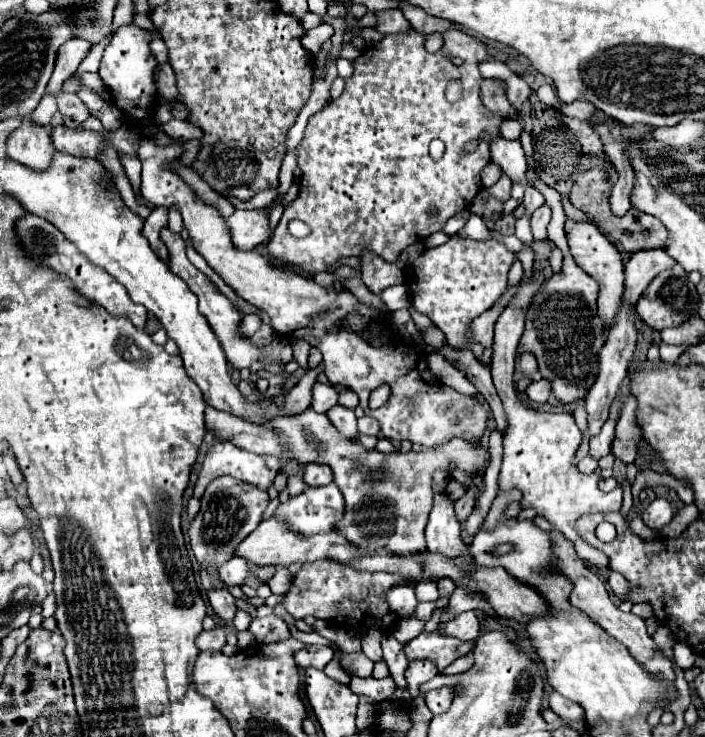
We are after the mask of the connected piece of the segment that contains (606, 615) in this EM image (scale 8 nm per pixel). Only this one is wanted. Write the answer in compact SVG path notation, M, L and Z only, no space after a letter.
M551 532L551 540L553 540L553 552L559 556L559 568L561 568L561 572L573 582L571 604L577 606L579 610L583 610L583 612L585 612L593 622L597 622L607 634L611 634L615 640L619 640L619 642L631 652L631 656L633 656L641 666L645 666L647 672L653 672L655 676L661 676L663 680L669 680L669 682L673 684L673 682L675 682L673 662L671 662L667 656L663 656L663 654L657 652L657 646L655 646L653 638L651 638L651 636L647 634L647 630L645 630L645 620L643 620L643 618L637 618L633 612L629 612L629 614L621 612L621 610L611 602L611 598L609 598L603 582L595 576L593 570L589 570L589 568L583 564L583 560L577 556L573 544L571 544L563 534Z

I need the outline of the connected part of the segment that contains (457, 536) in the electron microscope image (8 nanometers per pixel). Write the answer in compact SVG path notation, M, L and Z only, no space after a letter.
M435 492L433 510L429 514L429 524L425 530L427 550L441 552L443 556L465 556L469 546L461 538L461 524L457 524L453 502L447 494Z

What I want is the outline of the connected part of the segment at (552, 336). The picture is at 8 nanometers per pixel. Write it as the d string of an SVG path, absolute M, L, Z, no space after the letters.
M565 252L565 266L561 268L561 272L551 276L551 282L545 282L543 288L535 292L529 312L525 314L525 332L519 340L519 352L529 352L535 356L537 370L545 380L551 382L553 394L561 404L573 404L585 400L589 384L593 384L593 380L597 378L597 354L603 346L601 336L605 334L605 328L601 328L601 318L597 316L597 294L599 294L599 284L575 264L569 252Z

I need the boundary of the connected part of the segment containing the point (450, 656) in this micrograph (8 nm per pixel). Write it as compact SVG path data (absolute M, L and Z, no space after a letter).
M437 628L433 632L421 632L409 644L405 644L405 654L409 656L409 660L427 658L441 672L451 662L455 662L461 654L469 654L473 650L473 644L475 640L459 640L459 638L443 636L441 628Z

